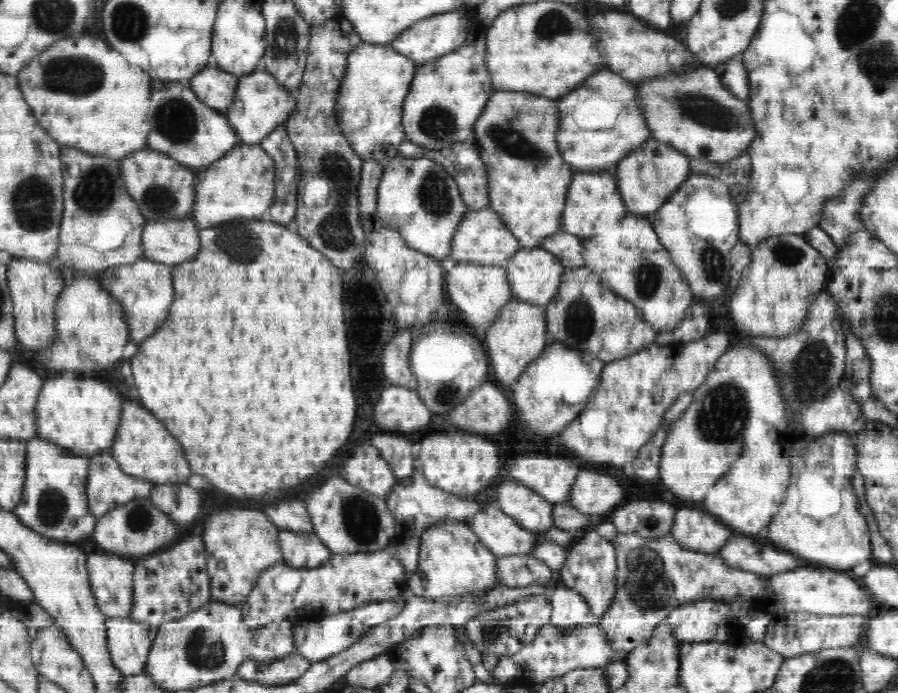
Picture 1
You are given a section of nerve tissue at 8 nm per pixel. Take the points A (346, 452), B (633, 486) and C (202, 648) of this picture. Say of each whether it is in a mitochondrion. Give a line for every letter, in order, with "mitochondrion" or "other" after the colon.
A: other
B: other
C: mitochondrion

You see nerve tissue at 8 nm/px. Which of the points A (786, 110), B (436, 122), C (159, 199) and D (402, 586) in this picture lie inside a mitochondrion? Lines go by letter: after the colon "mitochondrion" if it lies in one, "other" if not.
A: other
B: mitochondrion
C: mitochondrion
D: other

